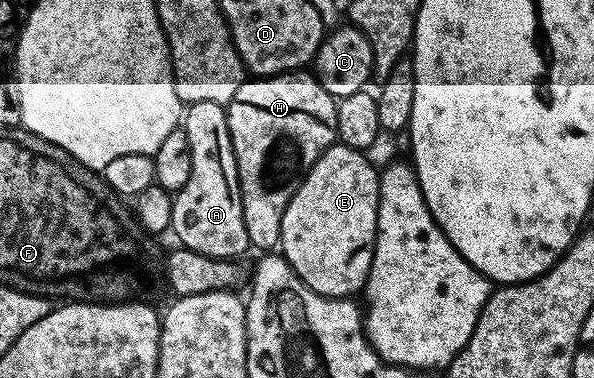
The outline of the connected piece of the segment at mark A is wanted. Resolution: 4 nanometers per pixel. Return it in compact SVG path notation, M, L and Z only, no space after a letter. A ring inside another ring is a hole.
M195 102L183 112L183 127L187 140L191 142L191 178L187 186L173 196L172 235L177 235L176 243L199 254L213 256L216 260L241 258L251 245L247 238L247 226L243 222L243 202L239 190L239 170L235 162L235 150L231 146L231 130L227 126L226 105L219 102Z

